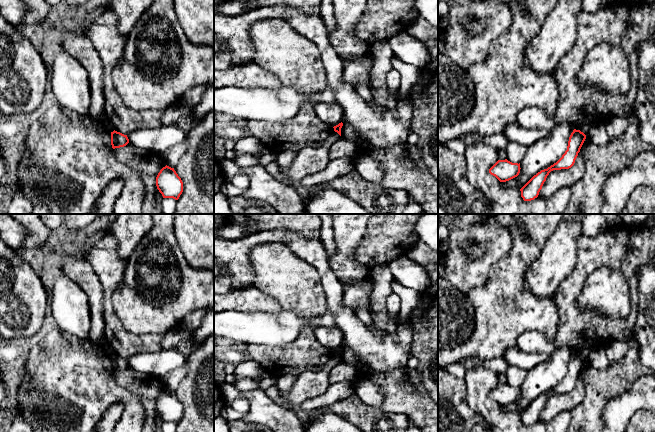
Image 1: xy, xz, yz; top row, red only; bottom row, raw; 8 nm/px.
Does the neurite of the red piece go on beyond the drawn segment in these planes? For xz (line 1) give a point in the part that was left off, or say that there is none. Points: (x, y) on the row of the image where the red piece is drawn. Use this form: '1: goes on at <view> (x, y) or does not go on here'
1: does not go on here

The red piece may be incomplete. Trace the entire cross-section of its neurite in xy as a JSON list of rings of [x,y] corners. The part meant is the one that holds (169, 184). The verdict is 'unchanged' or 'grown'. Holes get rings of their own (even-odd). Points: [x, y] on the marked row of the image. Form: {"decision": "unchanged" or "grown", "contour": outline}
{"decision": "unchanged", "contour": [[[163,167],[156,177],[156,186],[163,198],[178,200],[183,192],[183,182],[174,168]]]}

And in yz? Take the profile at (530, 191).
{"decision": "unchanged", "contour": [[[574,129],[568,141],[567,150],[562,157],[547,169],[541,170],[534,175],[521,189],[521,197],[524,201],[531,201],[538,197],[540,190],[547,176],[553,170],[571,168],[580,152],[580,149],[586,139],[586,135],[580,130]]]}

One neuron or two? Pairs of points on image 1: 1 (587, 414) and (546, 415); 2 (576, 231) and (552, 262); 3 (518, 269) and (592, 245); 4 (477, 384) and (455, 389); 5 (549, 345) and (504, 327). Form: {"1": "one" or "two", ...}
{"1": "two", "2": "one", "3": "two", "4": "two", "5": "two"}

